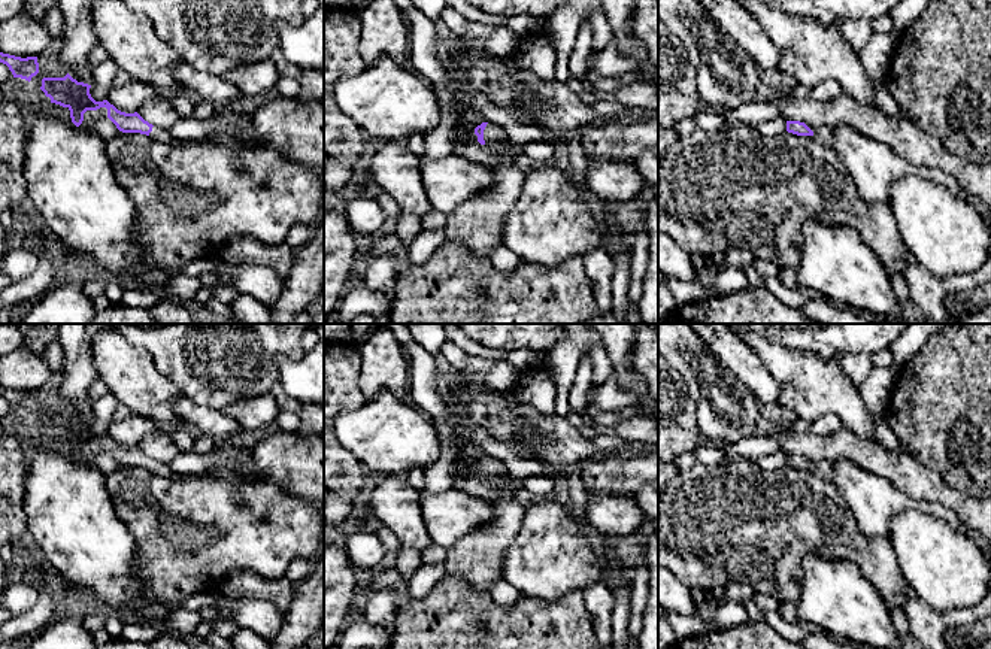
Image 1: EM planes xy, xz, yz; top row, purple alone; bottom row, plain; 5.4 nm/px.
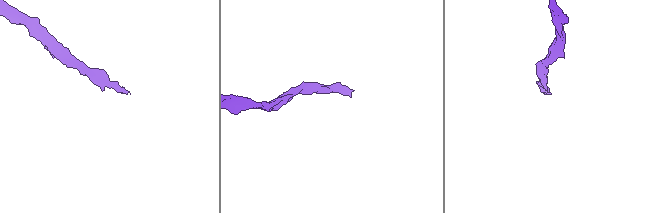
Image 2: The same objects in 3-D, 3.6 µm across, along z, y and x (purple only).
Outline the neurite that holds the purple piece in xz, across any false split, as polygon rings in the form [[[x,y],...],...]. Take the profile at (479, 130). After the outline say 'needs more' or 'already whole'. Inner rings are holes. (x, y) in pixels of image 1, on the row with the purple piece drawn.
[[[482,122],[475,128],[478,142],[481,145],[490,143],[504,143],[507,146],[507,154],[515,160],[521,152],[524,152],[524,145],[515,143],[509,139],[507,133],[491,122]]] | needs more

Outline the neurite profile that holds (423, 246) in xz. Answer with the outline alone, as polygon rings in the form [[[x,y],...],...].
[[[422,230],[409,245],[409,264],[422,266],[446,242],[443,230]]]

